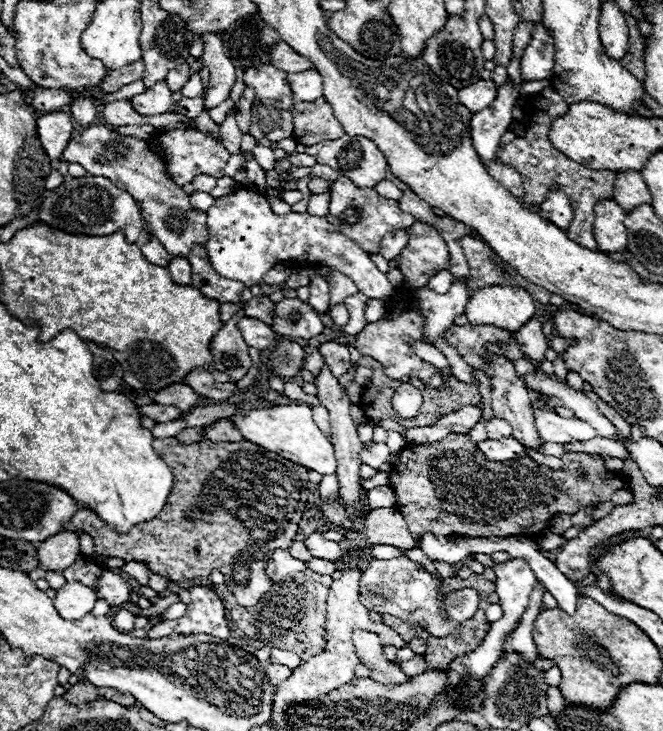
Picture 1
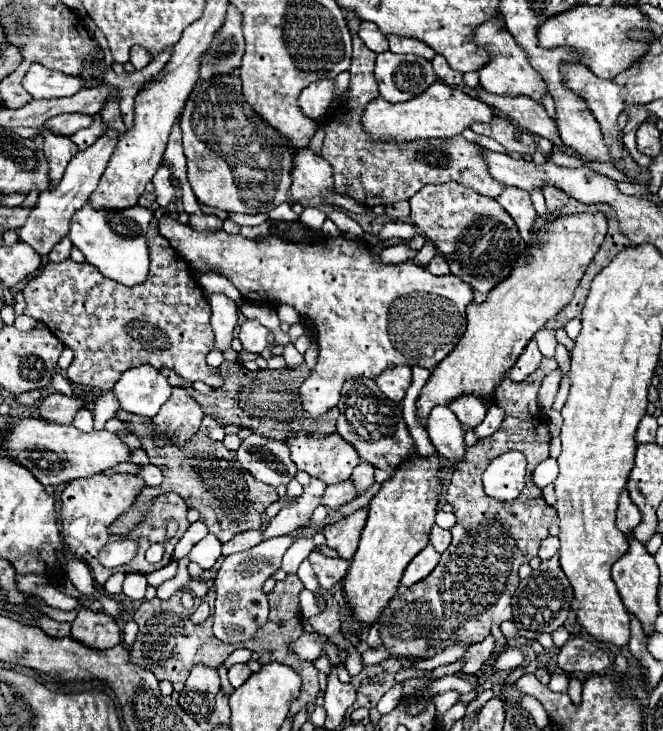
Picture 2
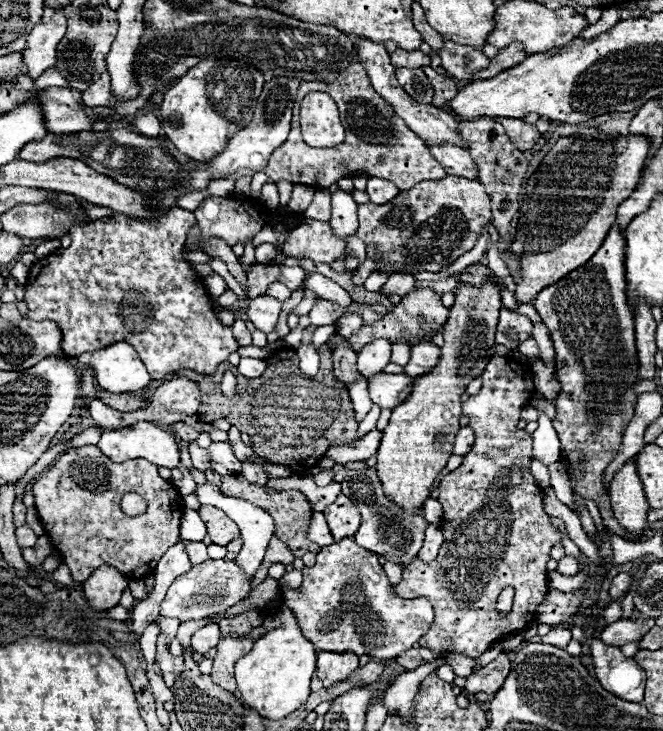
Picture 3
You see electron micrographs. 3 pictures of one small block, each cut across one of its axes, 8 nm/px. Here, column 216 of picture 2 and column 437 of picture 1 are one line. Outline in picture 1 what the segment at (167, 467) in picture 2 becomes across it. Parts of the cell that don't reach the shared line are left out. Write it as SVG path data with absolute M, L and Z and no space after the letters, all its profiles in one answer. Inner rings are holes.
M448 434L446 438L442 438L442 440L438 440L438 442L432 442L432 444L414 444L414 446L406 446L406 448L400 450L398 464L396 464L396 468L390 472L390 488L392 488L394 494L396 494L396 508L398 508L400 514L404 516L404 520L406 520L406 524L408 524L408 528L410 528L410 534L412 534L412 538L416 540L416 544L418 544L420 536L426 534L426 532L432 532L432 534L436 534L436 536L454 536L454 534L456 534L456 536L472 536L472 538L476 538L476 536L486 536L486 538L502 536L502 538L504 538L504 536L520 536L520 534L524 534L524 536L528 536L528 534L538 534L538 532L542 532L542 530L548 528L548 520L552 520L554 514L570 514L570 516L572 516L572 514L576 514L578 510L582 510L582 508L586 508L586 506L598 508L598 506L604 504L604 502L614 502L616 506L632 504L632 502L634 502L632 488L630 488L630 484L626 484L624 480L626 480L626 478L620 476L618 472L610 472L610 470L602 464L602 460L600 460L598 456L584 454L584 452L574 452L574 454L572 454L572 468L570 468L570 470L552 470L552 468L548 468L548 466L542 466L542 464L534 462L534 460L528 458L528 456L516 458L516 460L506 460L506 462L490 462L490 460L486 460L486 456L476 448L476 444L472 444L472 442L468 440L466 434ZM580 466L588 468L588 480L580 480L580 478L578 478L576 470L578 470Z

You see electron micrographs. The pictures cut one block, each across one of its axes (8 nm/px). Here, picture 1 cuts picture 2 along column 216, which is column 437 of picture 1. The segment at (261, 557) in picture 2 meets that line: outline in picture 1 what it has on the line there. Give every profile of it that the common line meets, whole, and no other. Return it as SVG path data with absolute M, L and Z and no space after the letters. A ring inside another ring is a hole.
M406 556L392 558L392 560L372 560L366 564L360 580L360 602L368 610L378 614L392 614L406 622L408 626L420 626L434 638L448 636L460 622L474 616L478 610L478 592L472 588L462 588L450 592L448 596L440 594L442 576L432 574L426 568L418 566Z

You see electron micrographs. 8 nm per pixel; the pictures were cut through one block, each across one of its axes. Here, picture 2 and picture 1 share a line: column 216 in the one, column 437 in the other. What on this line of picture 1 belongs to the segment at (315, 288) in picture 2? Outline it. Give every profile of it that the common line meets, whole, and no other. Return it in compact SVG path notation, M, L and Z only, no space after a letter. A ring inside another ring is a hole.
M414 222L408 230L408 244L396 258L398 270L404 274L406 288L424 288L440 270L448 270L450 252L444 238L424 222Z

